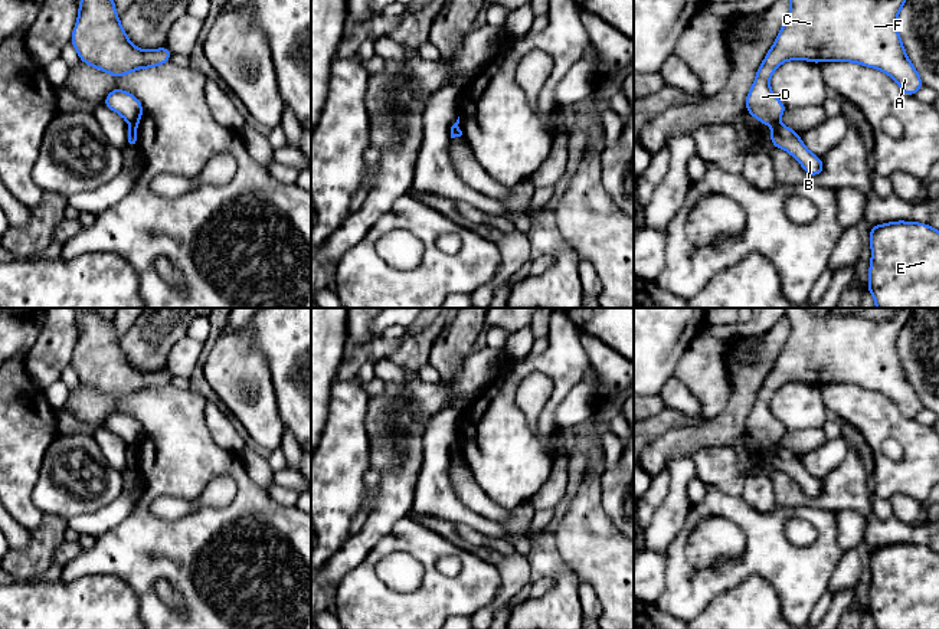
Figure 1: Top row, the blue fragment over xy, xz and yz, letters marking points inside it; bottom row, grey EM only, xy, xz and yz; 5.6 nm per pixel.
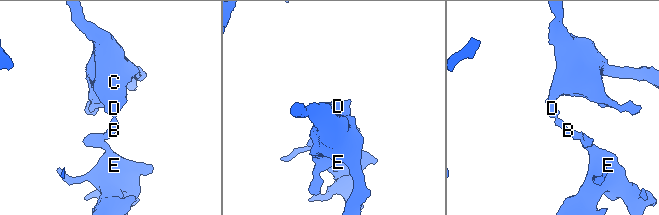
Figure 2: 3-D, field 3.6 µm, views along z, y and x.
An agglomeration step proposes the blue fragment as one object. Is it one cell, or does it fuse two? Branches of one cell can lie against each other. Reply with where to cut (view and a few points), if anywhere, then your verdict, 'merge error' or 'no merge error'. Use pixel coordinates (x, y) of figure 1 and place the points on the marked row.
cut xy (130, 124), (136, 125); merge error

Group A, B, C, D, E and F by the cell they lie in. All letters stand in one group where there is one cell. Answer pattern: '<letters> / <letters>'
A C D F / B E

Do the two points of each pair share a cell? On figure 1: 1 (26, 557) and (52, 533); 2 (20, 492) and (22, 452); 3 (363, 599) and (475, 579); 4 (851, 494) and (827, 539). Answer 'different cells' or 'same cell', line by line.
1: same cell
2: same cell
3: same cell
4: different cells

